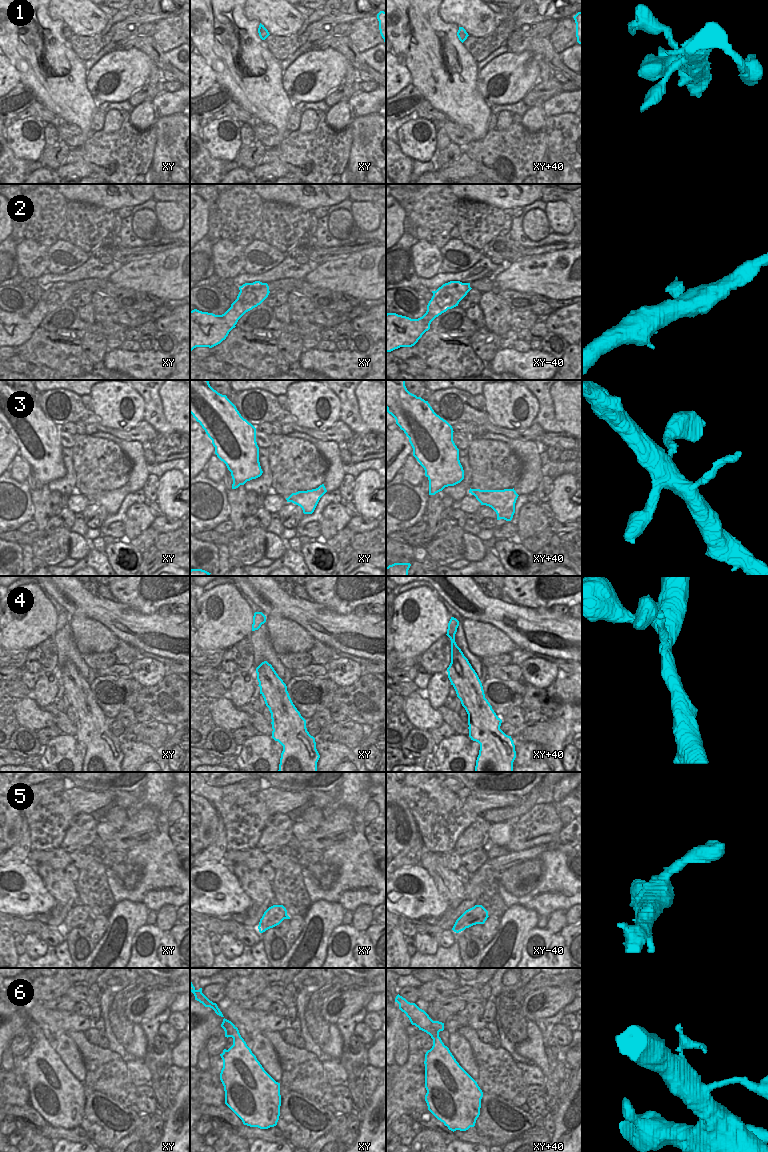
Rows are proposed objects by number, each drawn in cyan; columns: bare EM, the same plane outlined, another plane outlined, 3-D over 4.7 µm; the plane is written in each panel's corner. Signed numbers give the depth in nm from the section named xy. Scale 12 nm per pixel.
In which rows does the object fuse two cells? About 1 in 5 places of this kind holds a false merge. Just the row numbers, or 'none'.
none.

